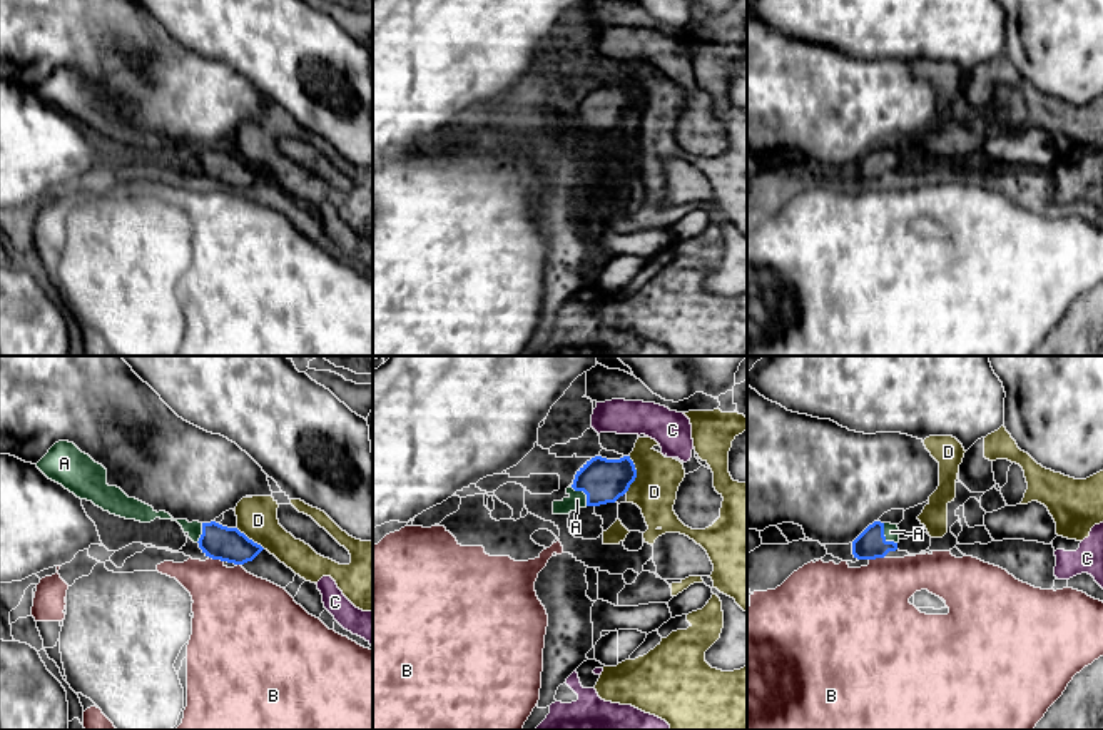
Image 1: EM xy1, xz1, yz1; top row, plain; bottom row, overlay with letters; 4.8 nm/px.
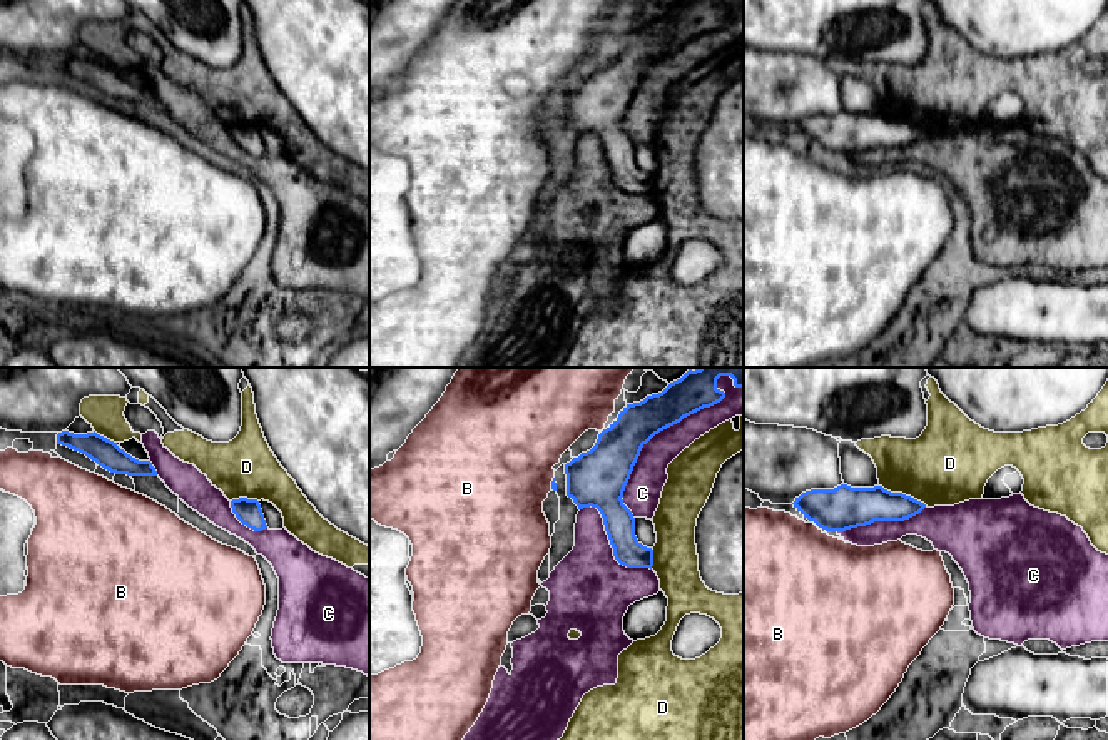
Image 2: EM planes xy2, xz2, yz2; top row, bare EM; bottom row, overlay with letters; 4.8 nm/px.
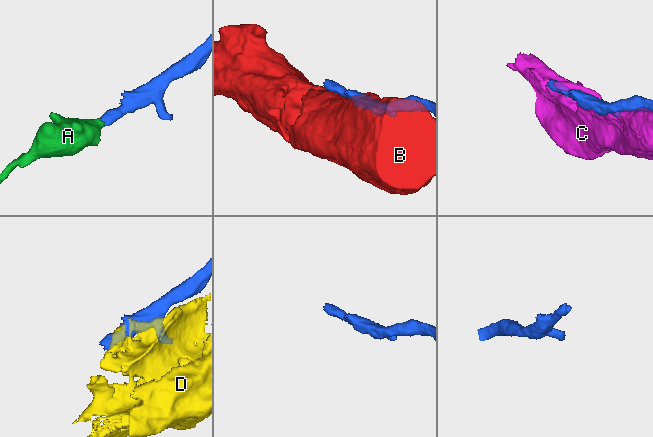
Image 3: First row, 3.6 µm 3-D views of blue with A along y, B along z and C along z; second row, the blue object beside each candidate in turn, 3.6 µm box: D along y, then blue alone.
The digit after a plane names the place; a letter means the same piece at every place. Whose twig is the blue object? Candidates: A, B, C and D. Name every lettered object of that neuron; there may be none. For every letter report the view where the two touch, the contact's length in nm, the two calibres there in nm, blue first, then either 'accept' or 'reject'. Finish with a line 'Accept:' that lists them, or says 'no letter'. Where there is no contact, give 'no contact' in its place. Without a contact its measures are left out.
A: contact in yz1; length 120 nm; calibres 150 and 80 nm; accept
B: contact in xy1; length 80 nm; calibres 170 and 380 nm; reject
C: contact in xz2; length 850 nm; calibres 220 and 170 nm; reject
D: contact in yz2; length 260 nm; calibres 190 and 380 nm; reject
Accept: A

